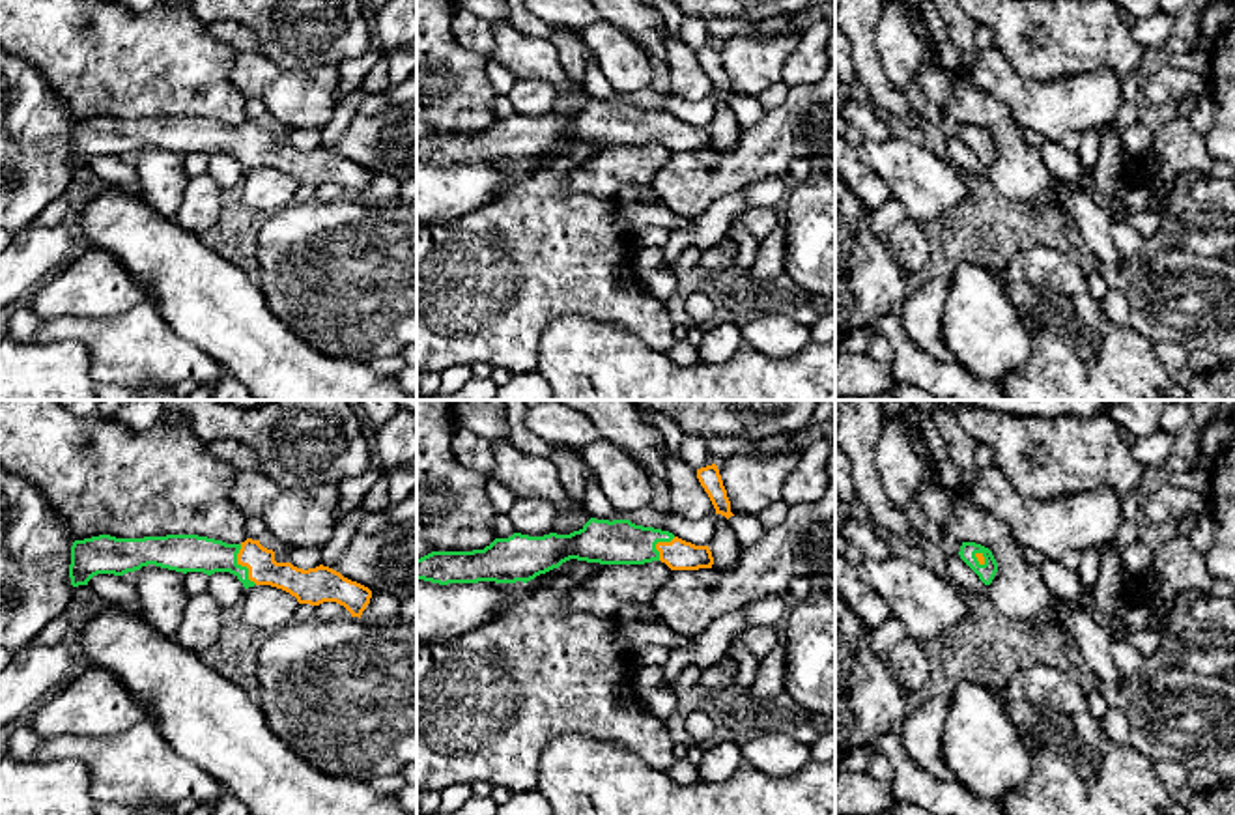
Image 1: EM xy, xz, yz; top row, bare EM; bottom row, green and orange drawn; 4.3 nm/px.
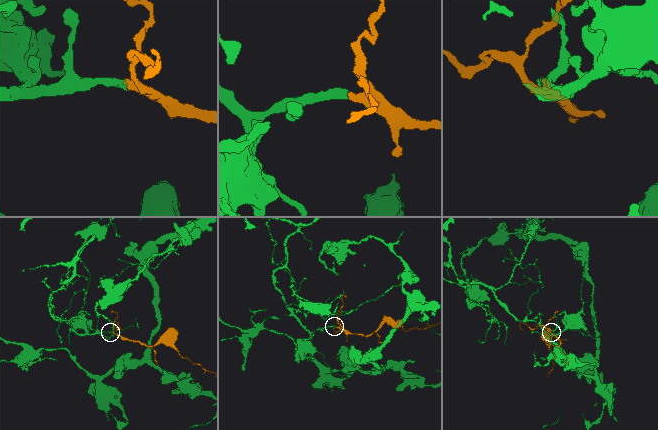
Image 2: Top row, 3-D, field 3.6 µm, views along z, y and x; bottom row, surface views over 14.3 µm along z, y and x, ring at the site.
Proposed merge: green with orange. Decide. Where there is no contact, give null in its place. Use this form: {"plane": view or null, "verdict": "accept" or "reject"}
{"plane": "xy", "verdict": "accept"}

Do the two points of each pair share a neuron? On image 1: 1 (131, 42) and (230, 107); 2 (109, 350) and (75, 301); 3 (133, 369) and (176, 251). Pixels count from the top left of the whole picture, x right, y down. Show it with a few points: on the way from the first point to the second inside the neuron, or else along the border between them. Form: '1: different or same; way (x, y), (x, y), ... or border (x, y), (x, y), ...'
1: same; way (156, 62), (167, 62), (184, 70), (206, 88)
2: different; border (127, 309), (116, 314), (51, 316), (43, 320)
3: different; border (148, 298), (157, 307), (159, 316), (184, 339)

